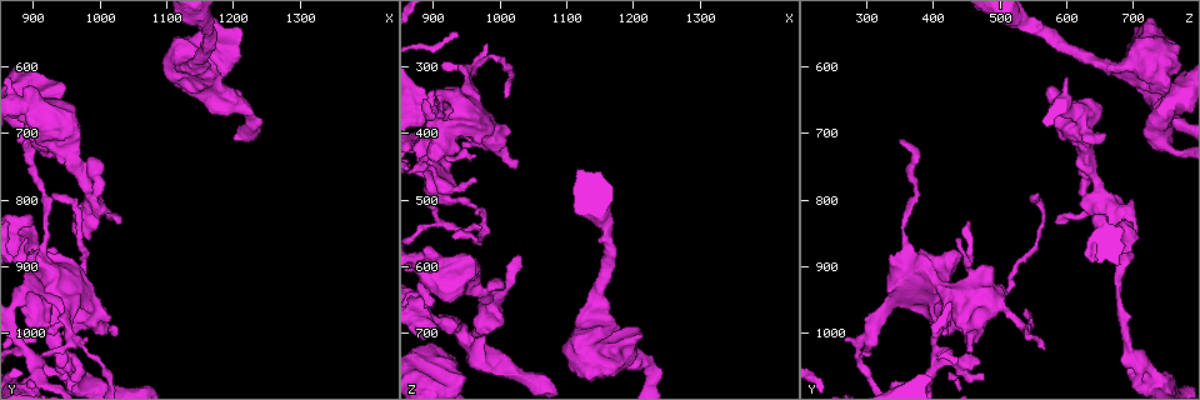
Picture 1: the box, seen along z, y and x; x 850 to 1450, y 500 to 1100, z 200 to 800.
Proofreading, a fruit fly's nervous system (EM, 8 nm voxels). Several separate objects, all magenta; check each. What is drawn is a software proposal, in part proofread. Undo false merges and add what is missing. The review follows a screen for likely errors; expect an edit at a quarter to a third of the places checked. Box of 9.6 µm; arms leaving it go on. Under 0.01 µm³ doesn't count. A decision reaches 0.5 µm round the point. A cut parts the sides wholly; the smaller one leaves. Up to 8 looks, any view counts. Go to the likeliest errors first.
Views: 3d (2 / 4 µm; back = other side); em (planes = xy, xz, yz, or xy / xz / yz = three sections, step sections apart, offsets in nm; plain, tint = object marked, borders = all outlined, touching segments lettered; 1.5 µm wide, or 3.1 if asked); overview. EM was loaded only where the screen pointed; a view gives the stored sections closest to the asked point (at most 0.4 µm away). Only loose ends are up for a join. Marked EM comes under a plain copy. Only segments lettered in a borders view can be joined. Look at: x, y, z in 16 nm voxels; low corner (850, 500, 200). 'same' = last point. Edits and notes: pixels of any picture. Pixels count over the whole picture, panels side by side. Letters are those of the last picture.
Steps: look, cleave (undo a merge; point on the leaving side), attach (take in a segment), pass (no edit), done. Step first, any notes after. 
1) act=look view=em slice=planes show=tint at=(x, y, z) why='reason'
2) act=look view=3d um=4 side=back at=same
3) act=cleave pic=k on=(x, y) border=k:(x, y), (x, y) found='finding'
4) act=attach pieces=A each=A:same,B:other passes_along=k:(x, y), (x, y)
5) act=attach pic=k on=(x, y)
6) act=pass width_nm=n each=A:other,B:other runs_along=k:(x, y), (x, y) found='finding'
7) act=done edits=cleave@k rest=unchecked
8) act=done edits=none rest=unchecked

act=look view=3d um=2 at=(1025, 835, 585) why='branch stops here'

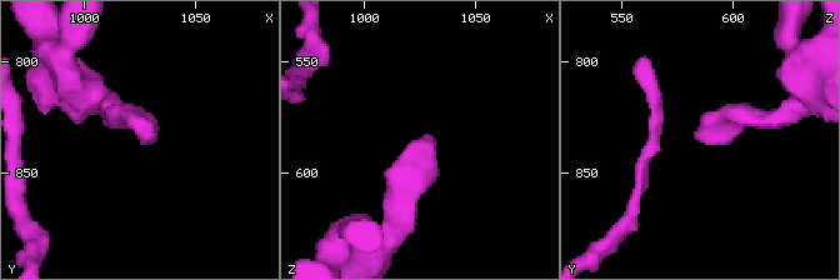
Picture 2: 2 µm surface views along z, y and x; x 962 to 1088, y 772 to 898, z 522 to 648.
act=look view=em slice=planes show=borders at=(1029, 834, 583)

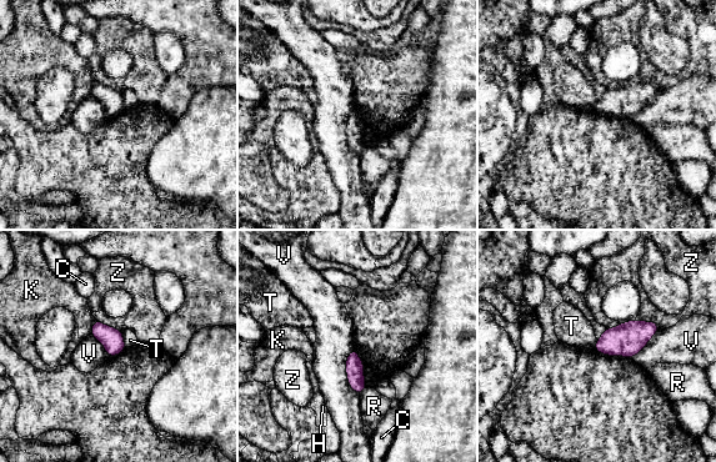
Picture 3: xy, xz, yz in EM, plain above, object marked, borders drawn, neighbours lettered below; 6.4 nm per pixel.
act=pass each=C:other,H:other,K:other,R:other,T:other,V:other,Z:other border=3:(120, 331), (126, 347) found='none of them fits'

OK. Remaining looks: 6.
act=look view=3d um=4 at=(890, 630, 575) why='free end'

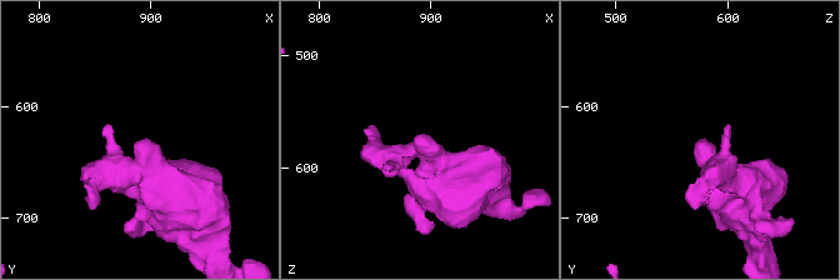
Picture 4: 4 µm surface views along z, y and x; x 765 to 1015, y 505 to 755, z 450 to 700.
act=look view=em slice=xz step=8 show=borders at=(890, 630, 574) why='shape alone is not enough'

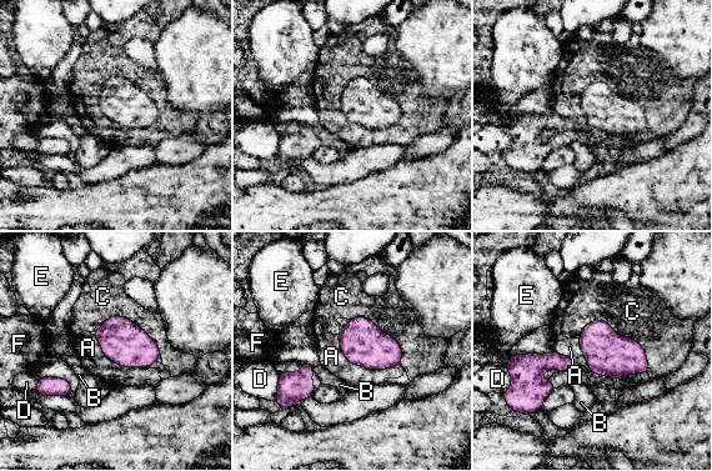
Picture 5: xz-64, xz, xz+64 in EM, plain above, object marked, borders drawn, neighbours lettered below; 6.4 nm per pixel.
act=look view=em slice=planes show=borders at=same why='another direction'

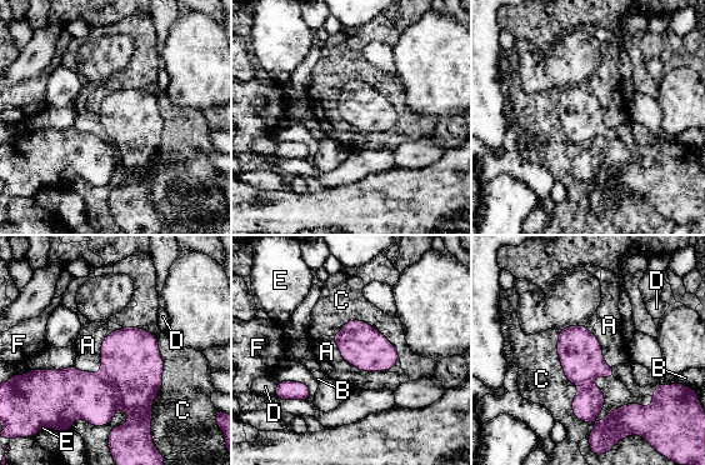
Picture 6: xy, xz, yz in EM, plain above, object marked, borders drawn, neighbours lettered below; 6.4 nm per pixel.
act=pass each=A:other,B:other,C:other,D:other,E:other,F:other border=6:(559, 335), (574, 411) found='no lettered segment goes on from it'

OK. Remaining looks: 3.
act=look view=3d um=4 at=(915, 990, 480) why='branch stops here'

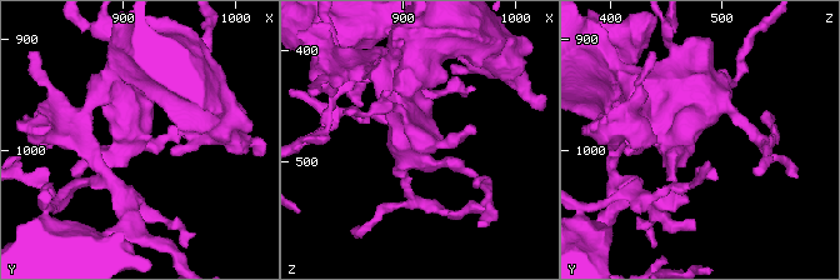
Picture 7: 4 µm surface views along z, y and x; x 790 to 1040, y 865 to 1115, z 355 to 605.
act=look view=em slice=planes show=borders at=(922, 992, 478)

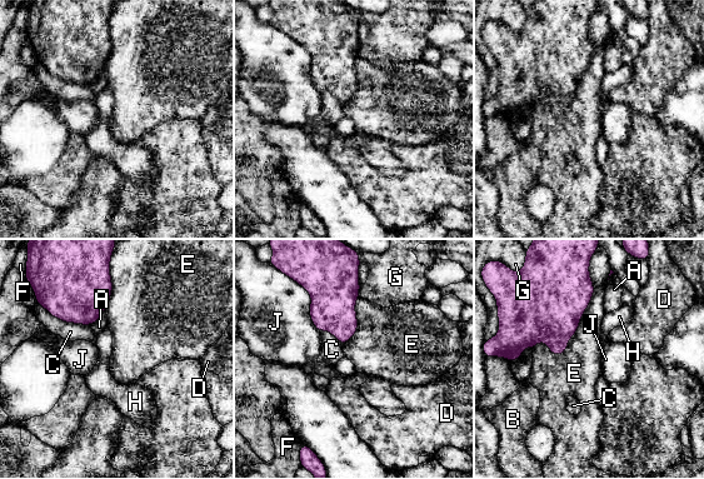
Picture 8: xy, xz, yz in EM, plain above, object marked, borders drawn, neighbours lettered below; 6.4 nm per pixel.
act=pass each=A:other,B:other,C:other,D:other,E:other,F:other,G:other,H:other,J:other border=8:(589, 274), (567, 348), (533, 349) found='no lettered segment goes on from it'

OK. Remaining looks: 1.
act=done edits=none rest=unchecked

